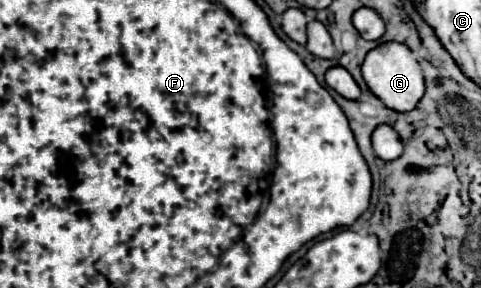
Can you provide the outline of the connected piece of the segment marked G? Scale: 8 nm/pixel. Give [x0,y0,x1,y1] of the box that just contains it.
[363,43,425,111]

